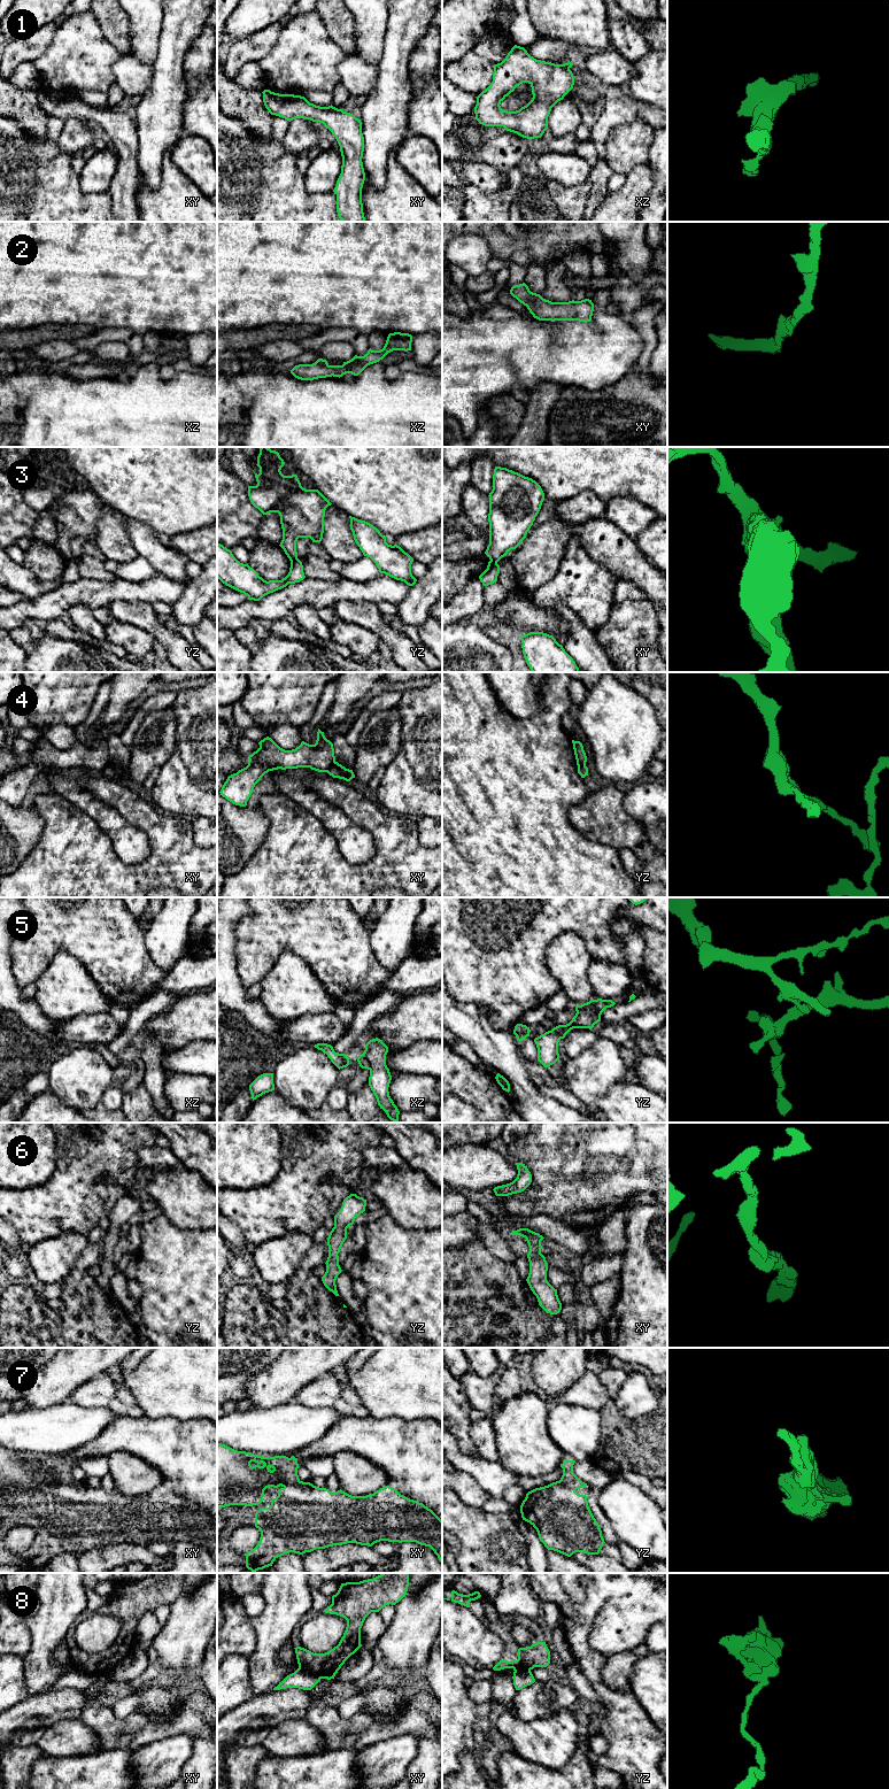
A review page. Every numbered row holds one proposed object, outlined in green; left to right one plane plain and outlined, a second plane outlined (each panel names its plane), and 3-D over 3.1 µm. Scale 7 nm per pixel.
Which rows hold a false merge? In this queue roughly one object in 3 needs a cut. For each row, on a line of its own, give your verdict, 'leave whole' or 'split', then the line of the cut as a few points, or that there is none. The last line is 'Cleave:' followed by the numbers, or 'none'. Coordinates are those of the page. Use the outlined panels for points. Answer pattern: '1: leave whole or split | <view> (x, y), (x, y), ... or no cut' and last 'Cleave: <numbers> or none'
1: leave whole | no cut
2: leave whole | no cut
3: split | yz (298, 558), (291, 562)
4: split | xy (335, 762), (326, 771)
5: split | xz (363, 1053), (370, 1069)
6: leave whole | no cut
7: leave whole | no cut
8: split | xy (299, 1666), (321, 1678)
Cleave: 3, 4, 5, 8

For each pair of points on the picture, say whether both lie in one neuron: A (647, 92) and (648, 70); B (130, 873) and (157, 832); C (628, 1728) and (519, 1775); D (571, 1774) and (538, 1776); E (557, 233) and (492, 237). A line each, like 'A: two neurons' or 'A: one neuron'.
A: one neuron
B: one neuron
C: two neurons
D: one neuron
E: one neuron

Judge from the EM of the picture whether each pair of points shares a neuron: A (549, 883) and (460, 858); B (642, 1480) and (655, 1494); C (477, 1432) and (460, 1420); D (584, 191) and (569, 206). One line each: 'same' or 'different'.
A: same
B: same
C: different
D: same

